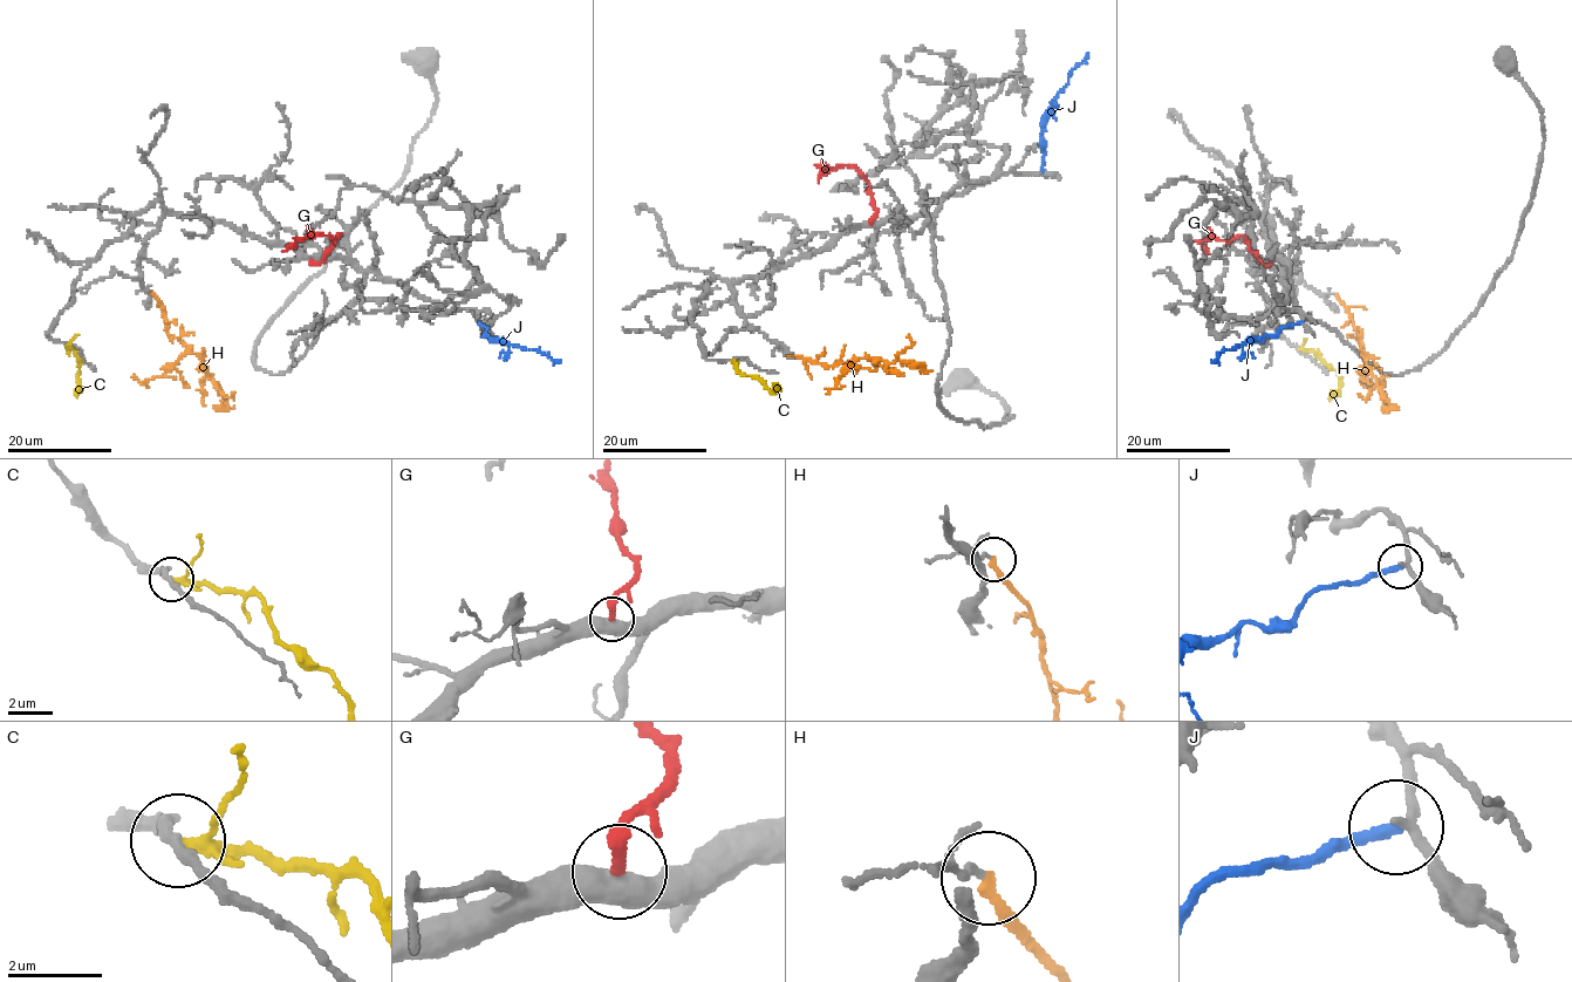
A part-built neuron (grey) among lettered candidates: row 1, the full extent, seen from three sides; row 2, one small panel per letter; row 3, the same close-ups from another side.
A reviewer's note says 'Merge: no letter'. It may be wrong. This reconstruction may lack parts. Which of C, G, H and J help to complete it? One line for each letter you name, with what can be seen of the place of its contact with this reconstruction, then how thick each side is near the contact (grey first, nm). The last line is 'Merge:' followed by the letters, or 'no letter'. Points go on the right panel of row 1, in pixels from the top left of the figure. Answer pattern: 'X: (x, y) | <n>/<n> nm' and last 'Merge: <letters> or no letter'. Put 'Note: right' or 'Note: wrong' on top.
Note: wrong
G: (1271, 261) | 500/240 nm
Merge: G

